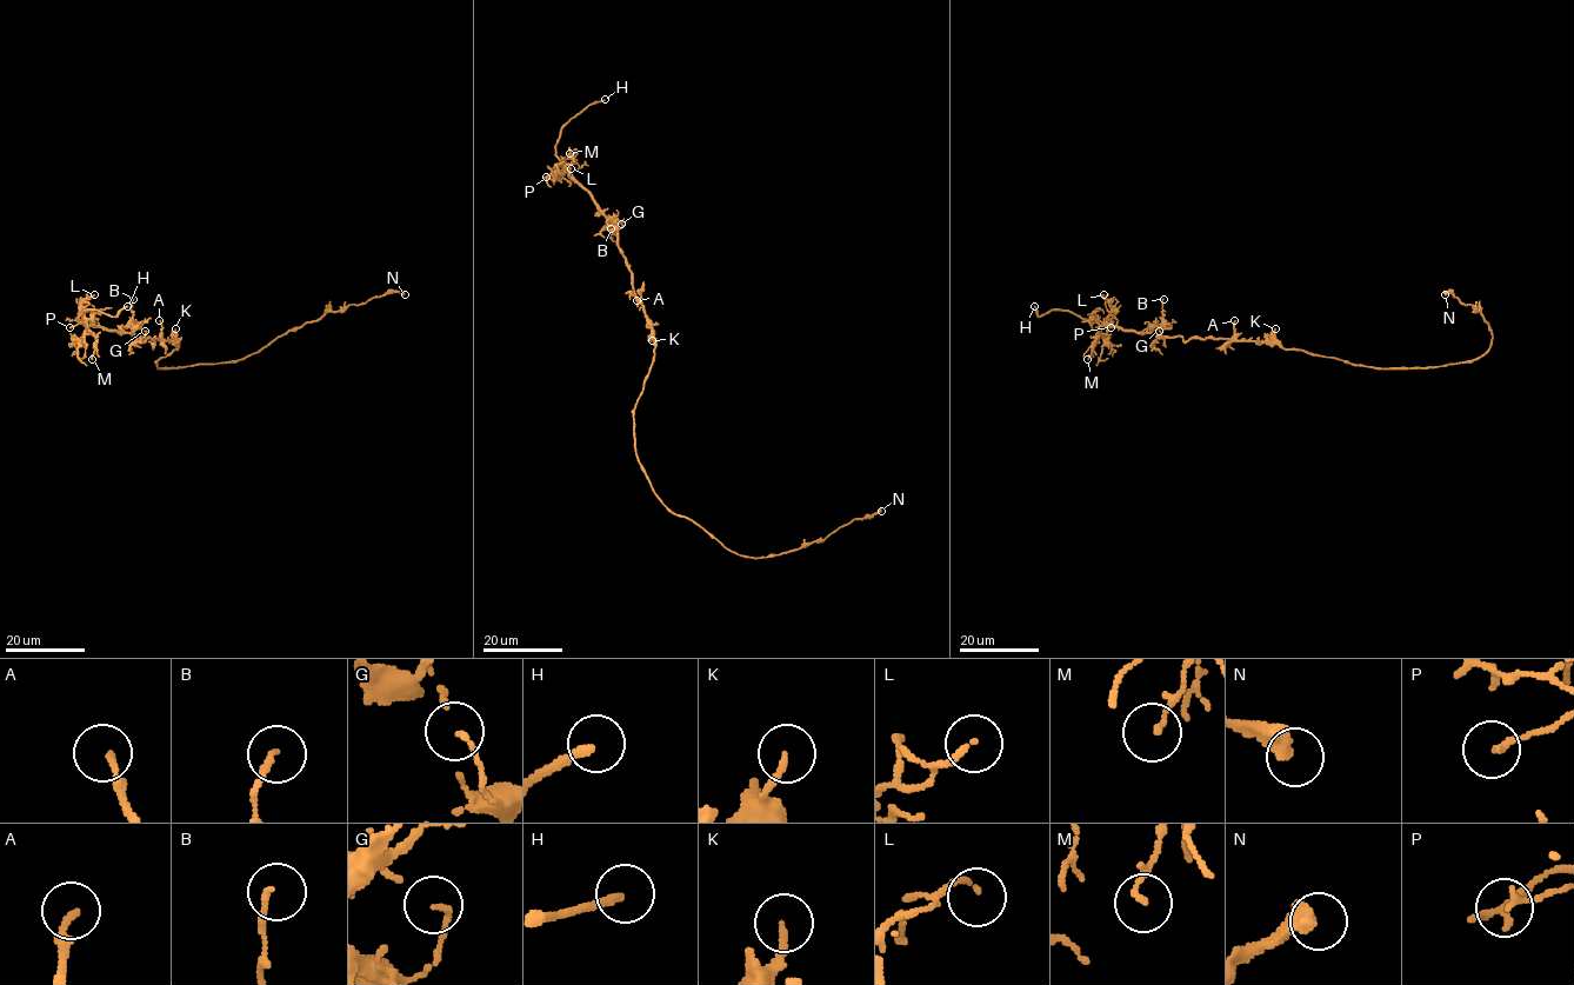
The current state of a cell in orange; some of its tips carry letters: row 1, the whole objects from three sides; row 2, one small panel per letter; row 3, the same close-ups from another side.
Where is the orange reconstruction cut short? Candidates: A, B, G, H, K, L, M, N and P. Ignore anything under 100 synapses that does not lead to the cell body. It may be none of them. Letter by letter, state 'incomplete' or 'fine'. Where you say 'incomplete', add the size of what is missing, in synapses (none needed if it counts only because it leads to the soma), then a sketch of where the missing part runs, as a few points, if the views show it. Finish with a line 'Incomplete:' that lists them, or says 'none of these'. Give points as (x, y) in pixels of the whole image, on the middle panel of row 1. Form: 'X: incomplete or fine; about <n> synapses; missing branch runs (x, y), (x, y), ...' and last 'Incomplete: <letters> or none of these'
A: fine
B: fine
G: fine
H: incomplete; missing branch runs (605, 99), (622, 93), (634, 93), (633, 84), (653, 66), (649, 60)
K: fine
L: fine
M: fine
N: fine
P: fine
Incomplete: H

